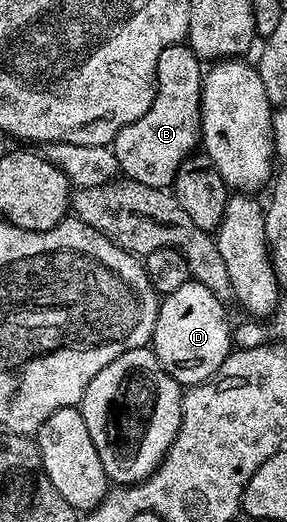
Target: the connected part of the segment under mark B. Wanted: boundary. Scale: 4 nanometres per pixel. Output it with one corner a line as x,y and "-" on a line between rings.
186,43
161,50
161,58
157,58
155,97
149,110
137,122
122,128
113,141
119,171
126,179
164,190
174,185
181,162
196,151
201,140
199,115
204,75
204,65

